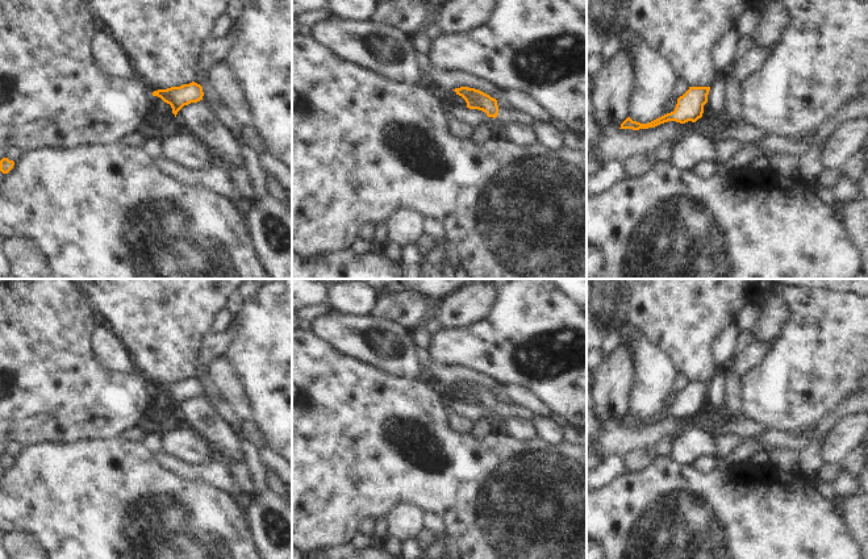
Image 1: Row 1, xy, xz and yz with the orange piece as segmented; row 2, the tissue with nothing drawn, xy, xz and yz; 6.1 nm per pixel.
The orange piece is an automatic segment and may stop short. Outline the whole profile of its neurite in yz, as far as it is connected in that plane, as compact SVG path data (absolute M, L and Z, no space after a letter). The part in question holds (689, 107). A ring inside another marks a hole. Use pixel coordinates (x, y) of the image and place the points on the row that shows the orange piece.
M689 87L689 89L677 99L677 104L673 112L667 113L648 124L640 124L627 117L621 124L619 129L648 129L668 121L676 121L680 124L685 124L688 121L696 122L702 117L704 105L708 103L709 91L710 87Z

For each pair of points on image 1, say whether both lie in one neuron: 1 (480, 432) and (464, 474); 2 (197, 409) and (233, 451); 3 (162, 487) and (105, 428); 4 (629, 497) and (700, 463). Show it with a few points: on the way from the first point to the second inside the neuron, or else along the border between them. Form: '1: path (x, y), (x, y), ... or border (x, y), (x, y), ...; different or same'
1: border (495, 430), (484, 437), (475, 437), (470, 433); different
2: path (204, 420), (222, 441); same
3: border (119, 436), (83, 439); different
4: border (693, 464), (697, 470), (702, 471), (726, 466); different

